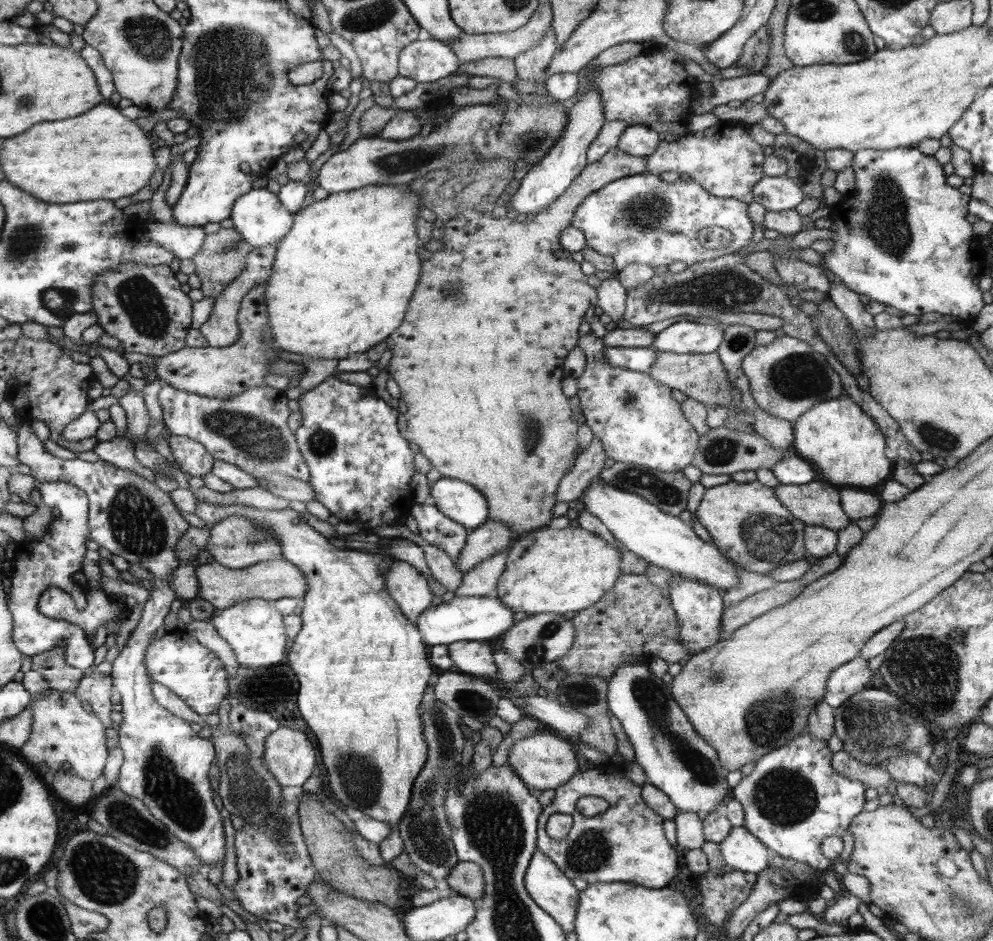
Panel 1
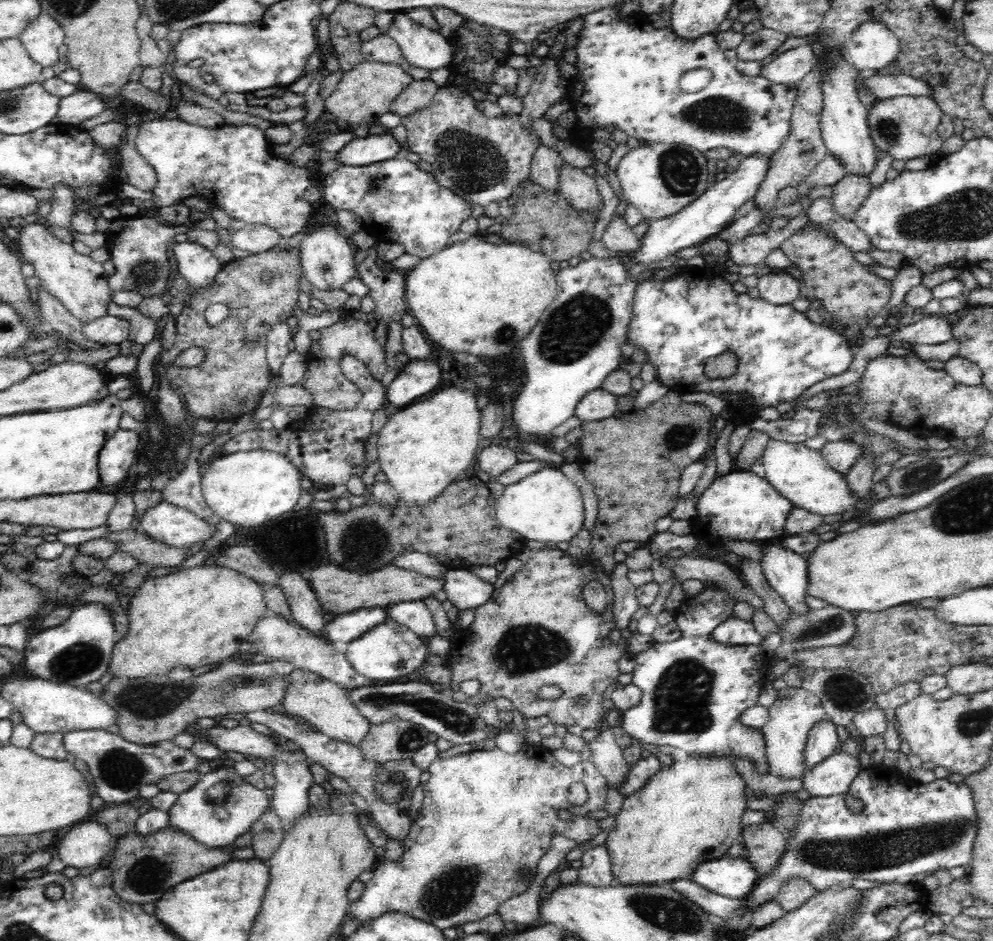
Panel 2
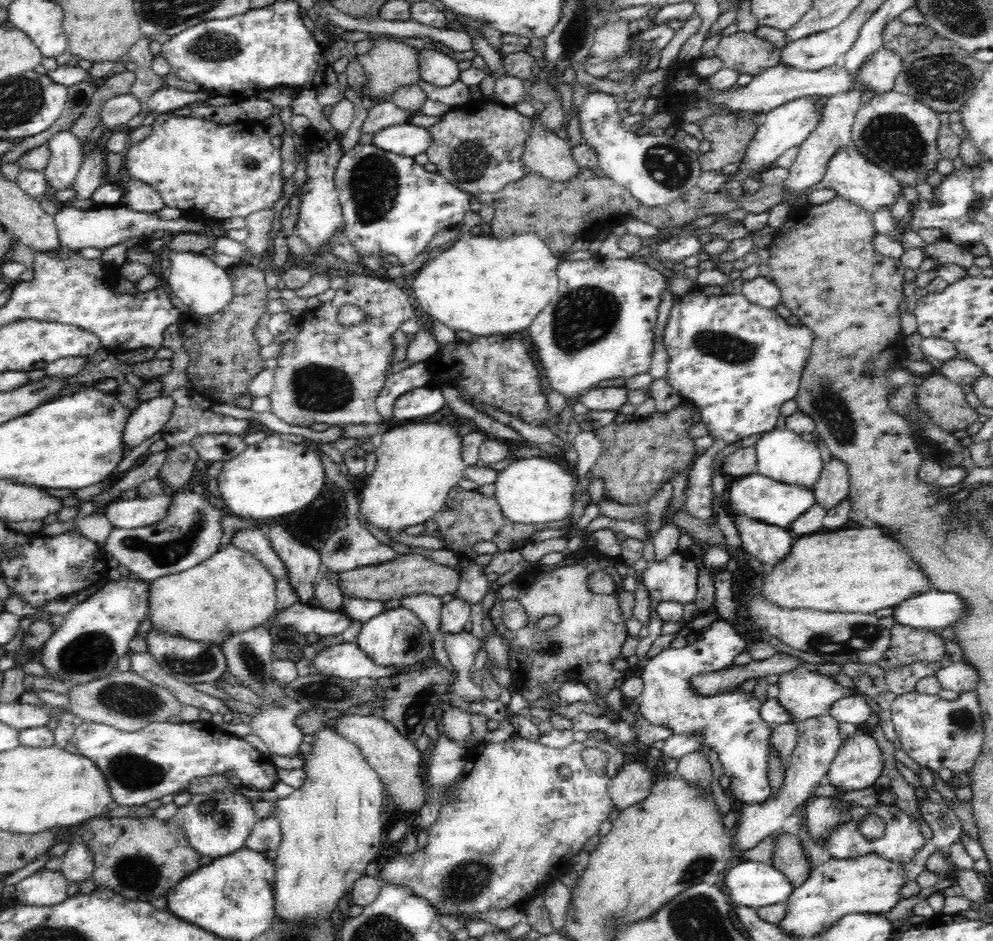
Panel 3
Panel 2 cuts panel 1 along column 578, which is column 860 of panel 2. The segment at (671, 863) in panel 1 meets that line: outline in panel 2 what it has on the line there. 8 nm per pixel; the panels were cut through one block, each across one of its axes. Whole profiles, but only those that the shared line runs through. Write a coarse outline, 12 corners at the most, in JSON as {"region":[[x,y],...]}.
{"region":[[870,765],[802,800],[744,912],[790,878],[906,884],[971,861],[972,789]]}

